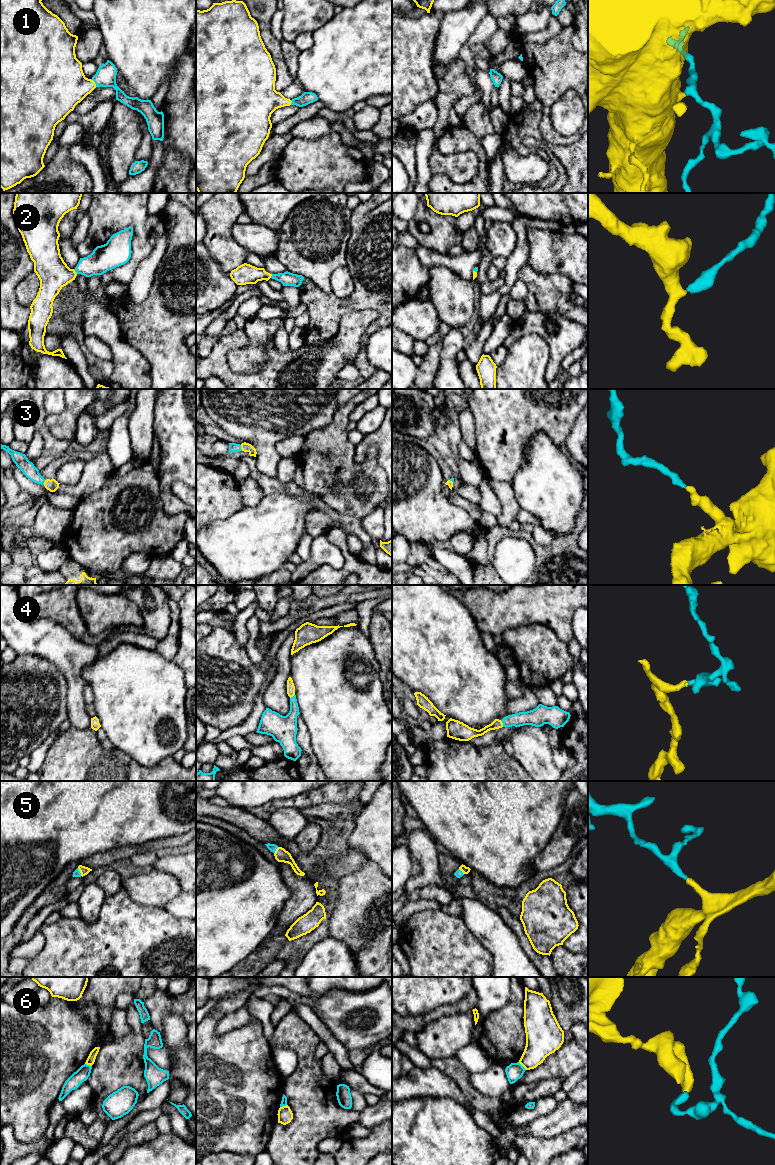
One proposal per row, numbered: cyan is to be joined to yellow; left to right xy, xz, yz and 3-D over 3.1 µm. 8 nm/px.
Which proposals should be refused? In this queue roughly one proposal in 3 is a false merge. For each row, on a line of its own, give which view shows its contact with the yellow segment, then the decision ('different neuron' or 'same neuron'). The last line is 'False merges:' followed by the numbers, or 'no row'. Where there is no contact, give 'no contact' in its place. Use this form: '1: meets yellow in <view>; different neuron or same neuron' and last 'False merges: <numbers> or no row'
1: meets yellow in xy; same neuron
2: meets yellow in xy; same neuron
3: meets yellow in xz; same neuron
4: meets yellow in yz; same neuron
5: meets yellow in xz; same neuron
6: meets yellow in yz; different neuron
False merges: 6

